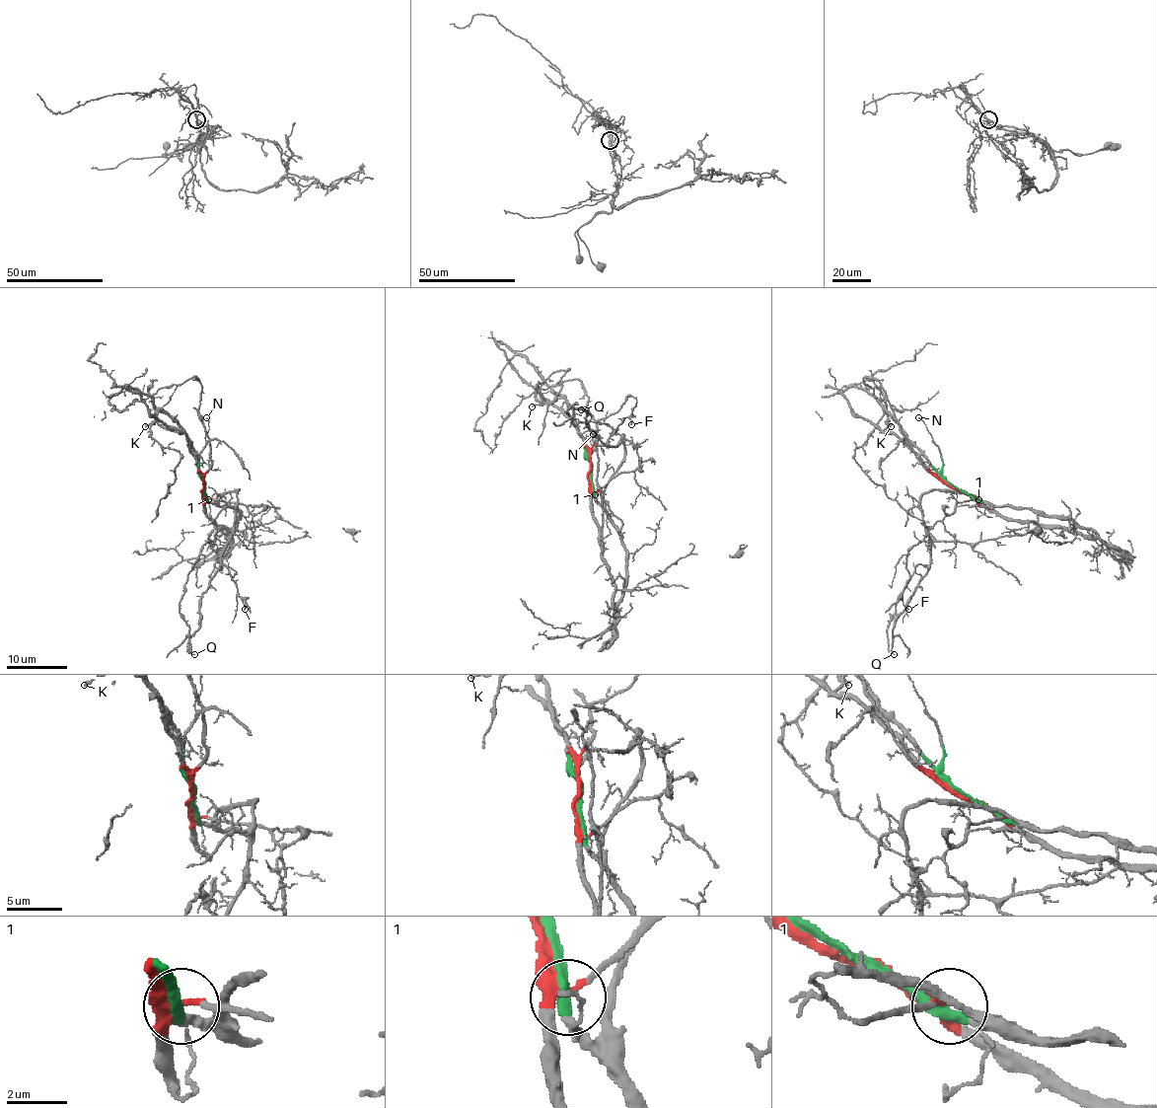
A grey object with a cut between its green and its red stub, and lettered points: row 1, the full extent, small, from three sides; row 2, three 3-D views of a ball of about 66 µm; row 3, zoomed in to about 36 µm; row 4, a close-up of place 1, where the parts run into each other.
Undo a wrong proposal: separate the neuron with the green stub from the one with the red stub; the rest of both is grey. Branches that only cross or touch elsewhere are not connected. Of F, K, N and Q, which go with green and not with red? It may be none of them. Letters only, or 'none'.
F, N, Q

